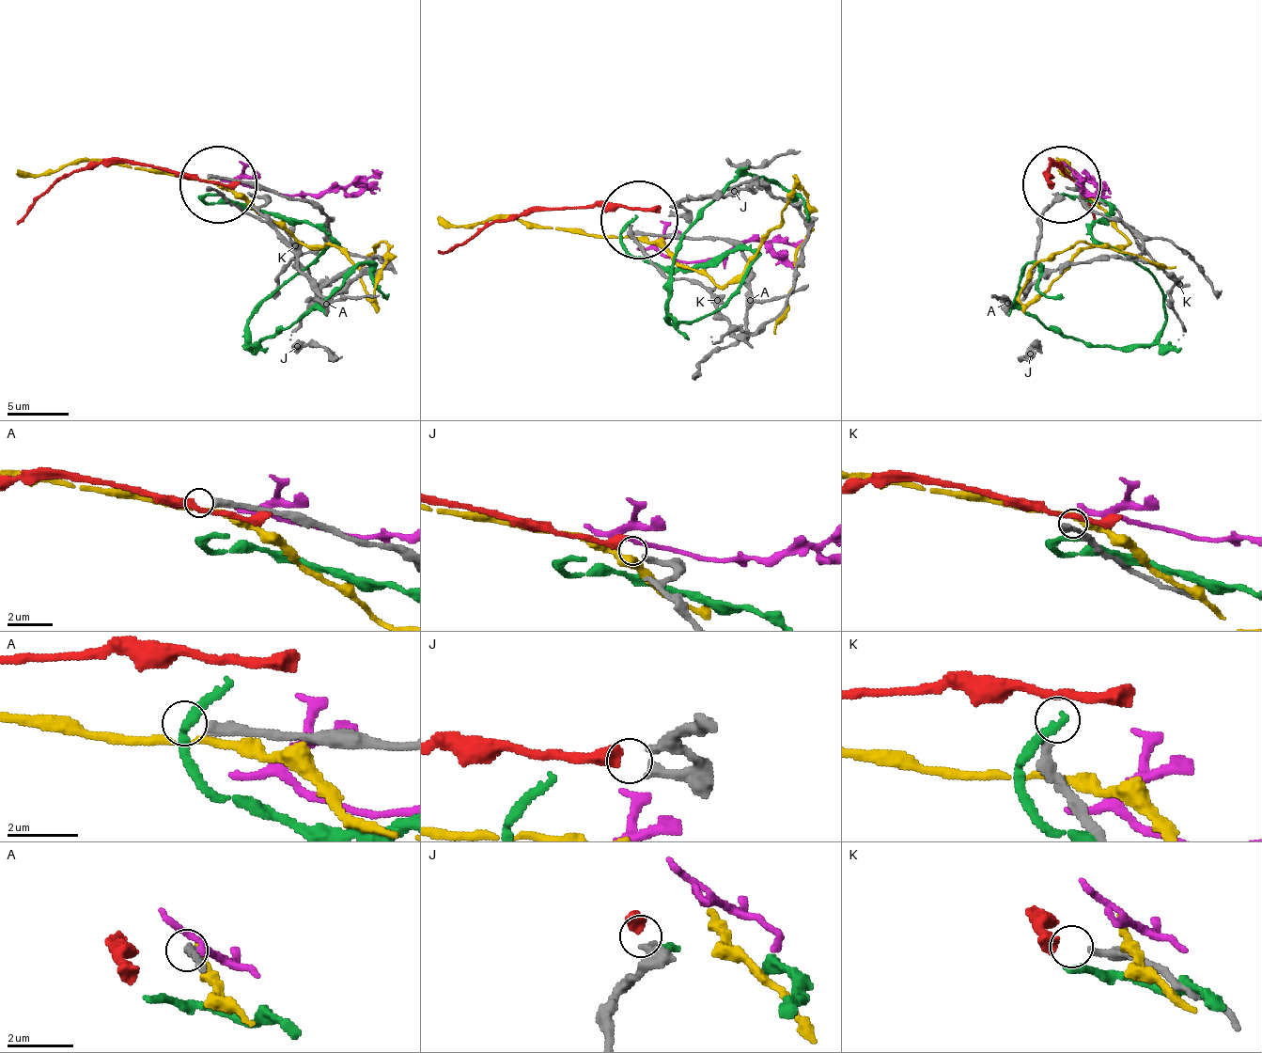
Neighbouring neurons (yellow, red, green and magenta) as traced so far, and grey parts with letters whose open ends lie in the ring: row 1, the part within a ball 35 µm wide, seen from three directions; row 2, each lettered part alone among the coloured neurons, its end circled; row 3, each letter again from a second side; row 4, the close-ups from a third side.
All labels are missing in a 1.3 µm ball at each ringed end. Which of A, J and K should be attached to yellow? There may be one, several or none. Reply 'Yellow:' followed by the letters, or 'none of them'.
Yellow: none of them

